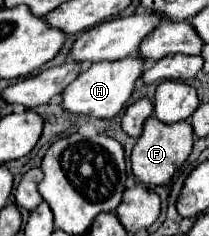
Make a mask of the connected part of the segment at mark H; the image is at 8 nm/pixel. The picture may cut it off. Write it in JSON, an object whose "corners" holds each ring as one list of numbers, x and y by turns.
{"corners":[[129,56,119,62,99,62,95,66,89,66,63,90,61,108,69,114,113,118,125,106,141,72,143,72,143,60,139,56]]}

